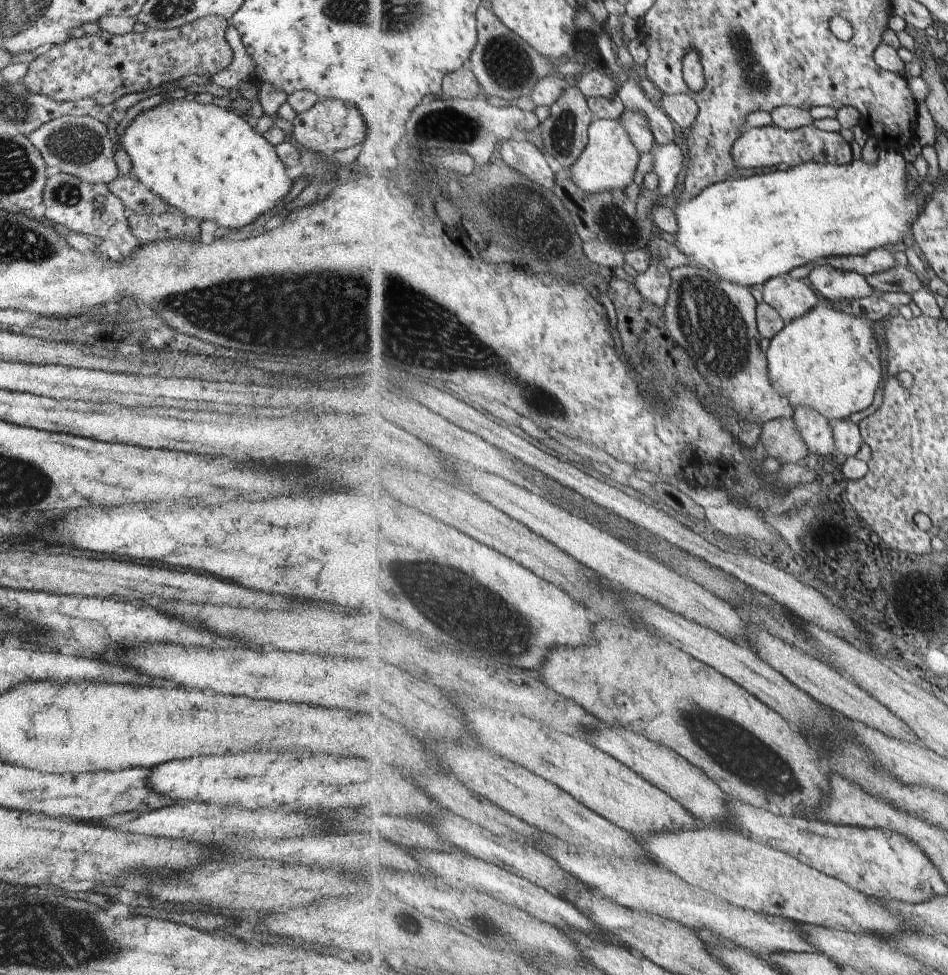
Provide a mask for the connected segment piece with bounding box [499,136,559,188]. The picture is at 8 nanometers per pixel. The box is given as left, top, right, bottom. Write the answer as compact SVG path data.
M525 136L503 142L499 151L507 167L513 167L545 188L555 186L555 174L559 174L559 170Z

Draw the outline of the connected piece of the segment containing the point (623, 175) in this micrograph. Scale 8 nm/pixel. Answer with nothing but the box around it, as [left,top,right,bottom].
[571,119,642,193]

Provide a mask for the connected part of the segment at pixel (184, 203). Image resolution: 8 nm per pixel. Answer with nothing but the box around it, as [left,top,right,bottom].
[118,99,293,228]

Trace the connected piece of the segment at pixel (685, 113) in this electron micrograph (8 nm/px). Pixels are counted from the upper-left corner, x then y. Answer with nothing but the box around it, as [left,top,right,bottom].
[659,92,699,131]

